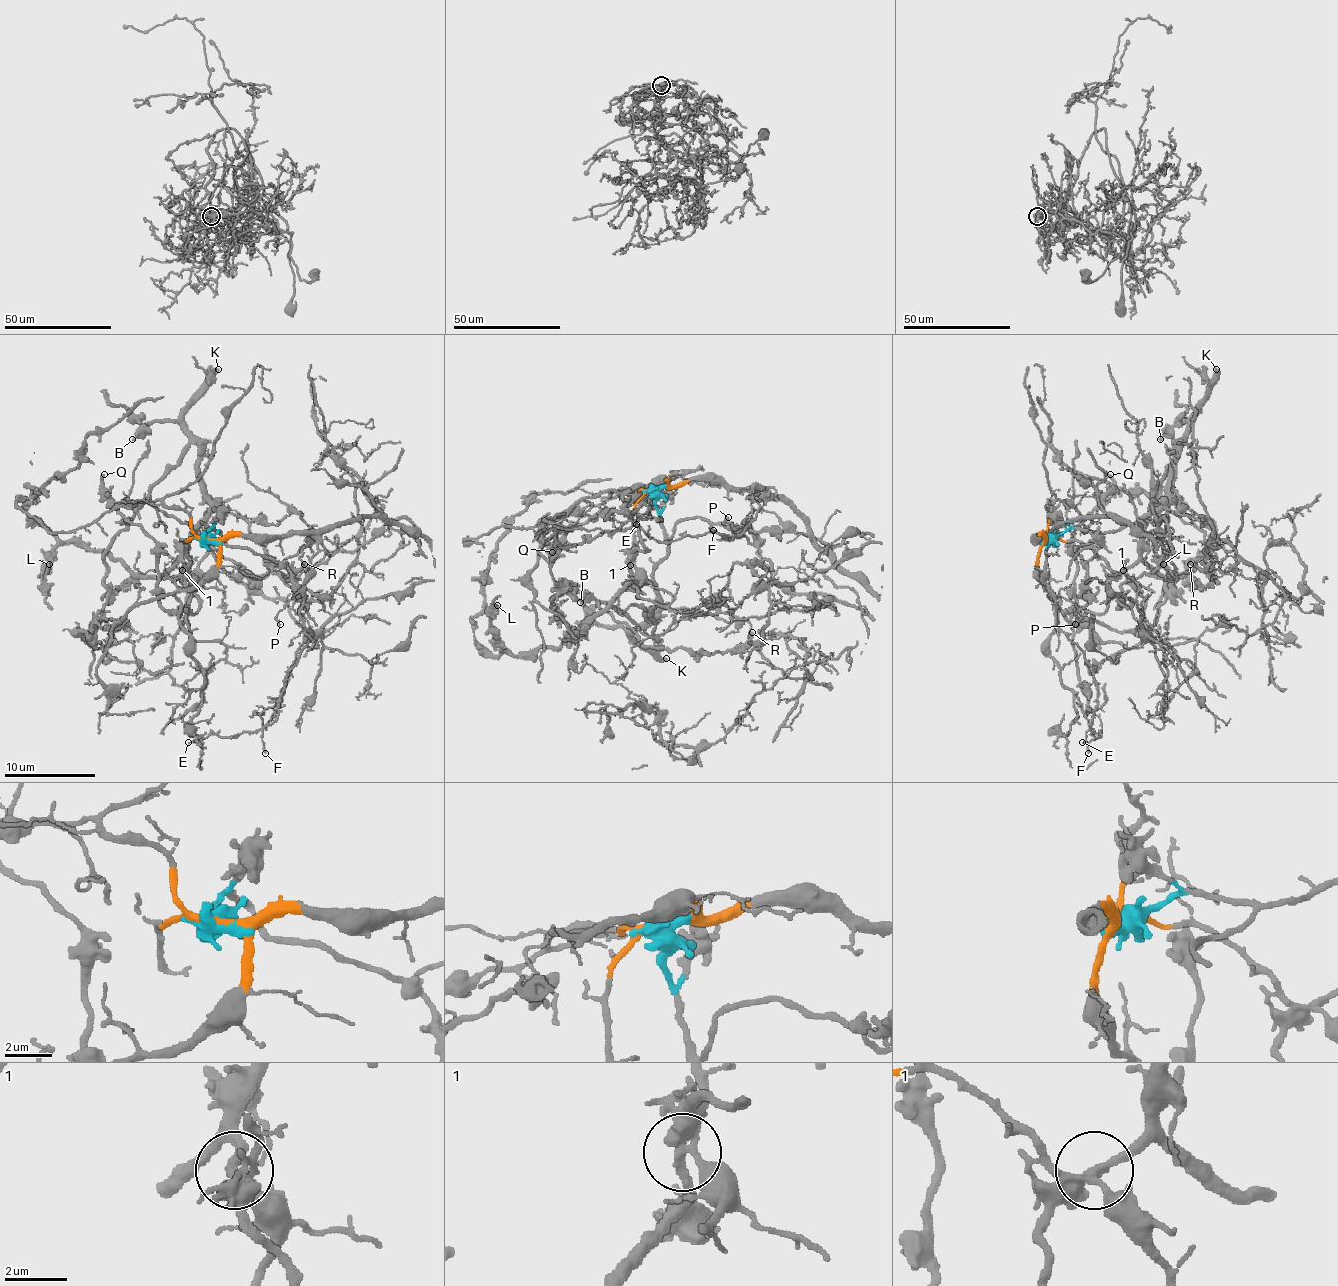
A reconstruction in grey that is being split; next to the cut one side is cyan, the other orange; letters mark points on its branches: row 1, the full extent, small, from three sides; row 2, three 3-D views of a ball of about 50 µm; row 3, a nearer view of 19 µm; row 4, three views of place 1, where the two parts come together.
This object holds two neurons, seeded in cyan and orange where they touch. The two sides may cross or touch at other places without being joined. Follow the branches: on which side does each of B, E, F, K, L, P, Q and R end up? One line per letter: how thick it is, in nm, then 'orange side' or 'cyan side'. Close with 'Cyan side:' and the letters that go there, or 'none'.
B: 220 nm thick; cyan side
E: 110 nm thick; orange side
F: 120 nm thick; orange side
K: 440 nm thick; cyan side
L: 170 nm thick; cyan side
P: 160 nm thick; cyan side
Q: 240 nm thick; cyan side
R: 240 nm thick; cyan side
Cyan side: B, K, L, P, Q, R

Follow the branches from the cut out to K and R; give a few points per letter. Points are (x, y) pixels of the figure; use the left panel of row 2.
K: (210, 540), (212, 529), (219, 533), (205, 522), (210, 503), (184, 407), (219, 368)
R: (210, 540), (212, 529), (219, 533), (205, 522), (210, 503), (191, 444), (150, 499), (255, 577), (303, 563)

